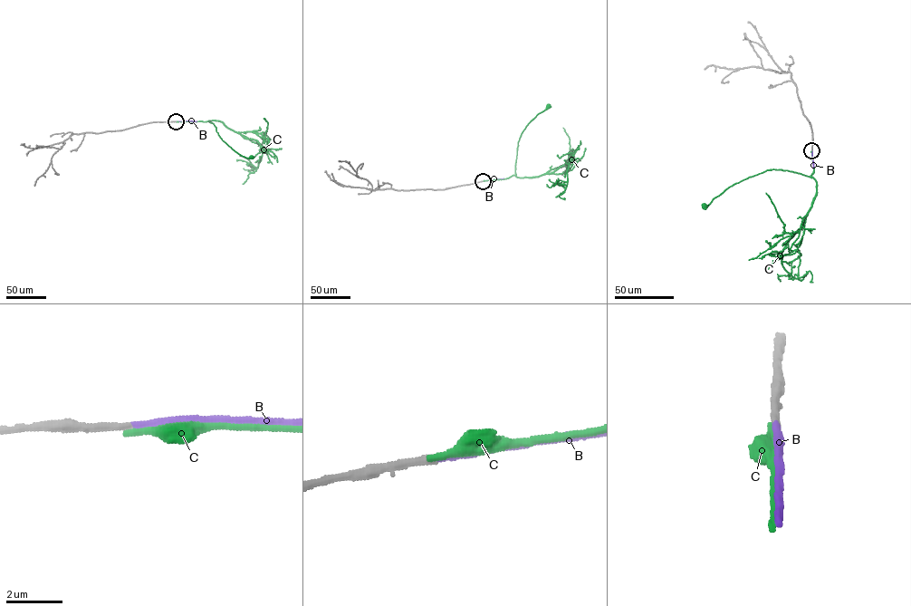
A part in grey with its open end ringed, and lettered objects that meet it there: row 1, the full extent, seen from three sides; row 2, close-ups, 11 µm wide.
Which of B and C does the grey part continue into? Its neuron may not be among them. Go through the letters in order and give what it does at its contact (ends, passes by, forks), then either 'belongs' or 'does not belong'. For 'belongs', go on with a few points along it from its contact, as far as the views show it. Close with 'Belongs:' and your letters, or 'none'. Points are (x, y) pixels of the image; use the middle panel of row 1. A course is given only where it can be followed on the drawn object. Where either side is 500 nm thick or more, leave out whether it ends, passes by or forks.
B: it ends there; belongs; it runs (483, 181), (503, 178)
C: it ends there; does not belong
Belongs: B

